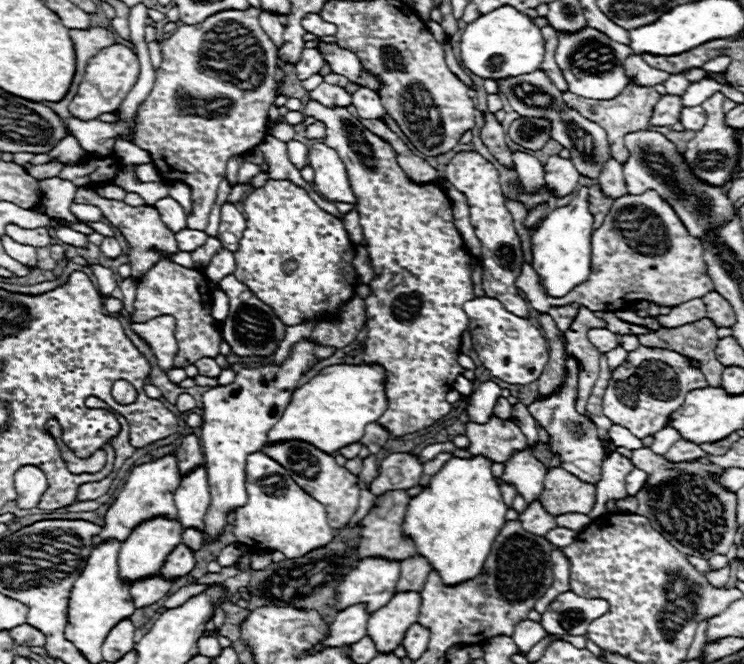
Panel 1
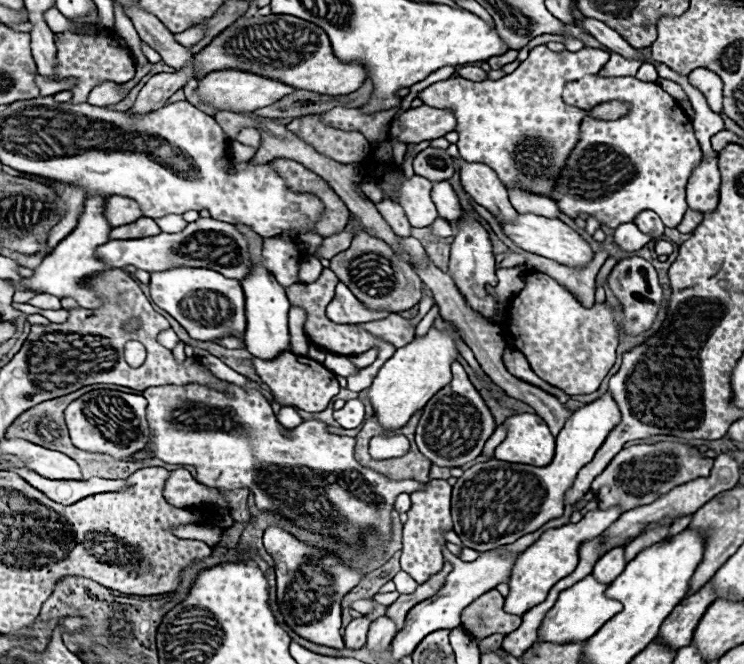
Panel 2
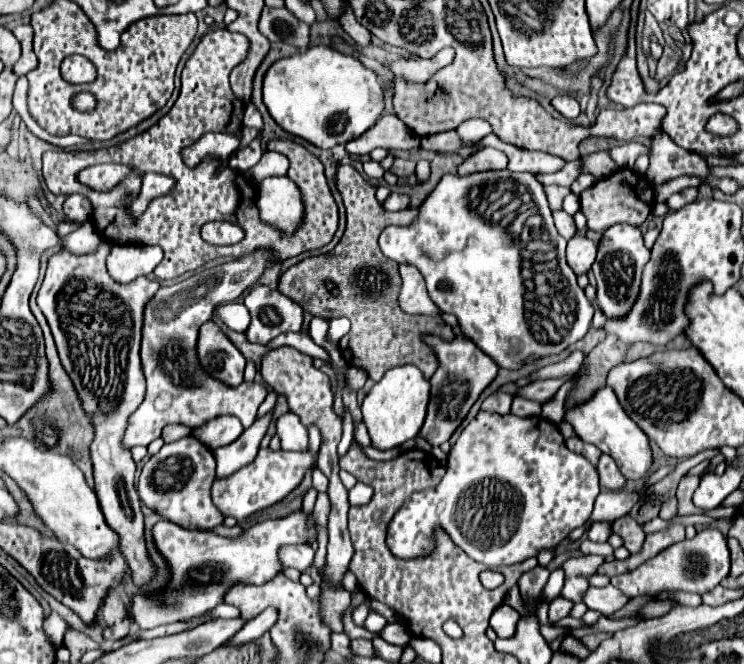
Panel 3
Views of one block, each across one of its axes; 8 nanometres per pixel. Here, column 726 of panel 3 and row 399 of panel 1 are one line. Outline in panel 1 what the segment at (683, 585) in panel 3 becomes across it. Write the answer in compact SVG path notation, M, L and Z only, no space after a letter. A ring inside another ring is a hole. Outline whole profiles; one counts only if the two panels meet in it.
M565 351L566 382L564 386L552 394L546 400L536 400L528 406L528 412L534 416L534 420L544 426L552 438L552 452L558 452L562 456L562 468L570 474L576 474L578 478L584 478L584 482L596 484L602 476L602 444L596 434L596 426L588 416L580 416L576 412L576 394L578 394L578 370L577 360Z

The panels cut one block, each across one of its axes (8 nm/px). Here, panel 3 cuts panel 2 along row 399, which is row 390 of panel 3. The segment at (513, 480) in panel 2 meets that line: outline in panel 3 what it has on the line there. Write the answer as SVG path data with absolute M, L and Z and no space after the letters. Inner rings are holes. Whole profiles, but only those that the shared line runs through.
M606 386L606 388L598 390L592 396L592 400L588 400L586 404L566 412L564 420L574 426L576 434L584 442L598 446L604 454L610 454L626 480L642 480L650 474L650 468L652 468L652 462L654 462L652 448L650 448L650 438L622 410L622 406L620 406L612 388Z

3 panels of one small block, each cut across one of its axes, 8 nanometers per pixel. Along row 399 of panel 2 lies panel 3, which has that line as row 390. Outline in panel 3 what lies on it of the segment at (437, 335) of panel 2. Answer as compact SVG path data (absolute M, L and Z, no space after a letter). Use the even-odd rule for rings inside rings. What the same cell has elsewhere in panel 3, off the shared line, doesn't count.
M402 364L390 368L380 382L372 386L372 390L366 394L362 402L362 422L368 428L368 434L372 438L372 446L378 450L388 450L404 444L406 440L412 440L426 418L426 408L430 400L430 382L426 376L422 376L420 368L414 368L414 364Z

